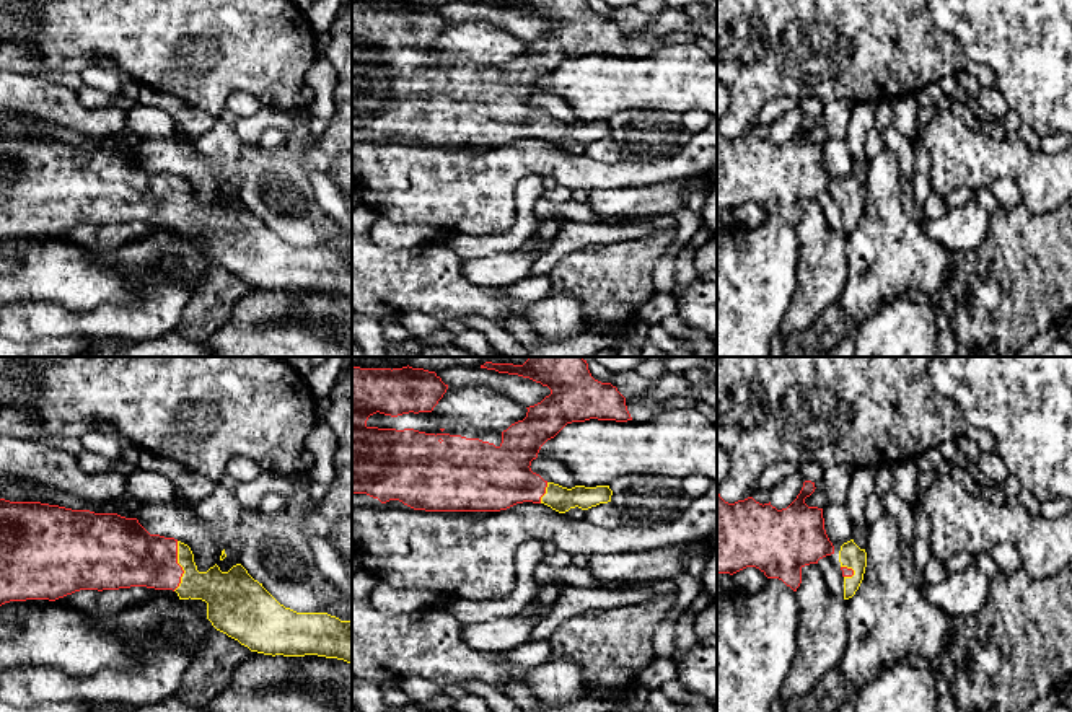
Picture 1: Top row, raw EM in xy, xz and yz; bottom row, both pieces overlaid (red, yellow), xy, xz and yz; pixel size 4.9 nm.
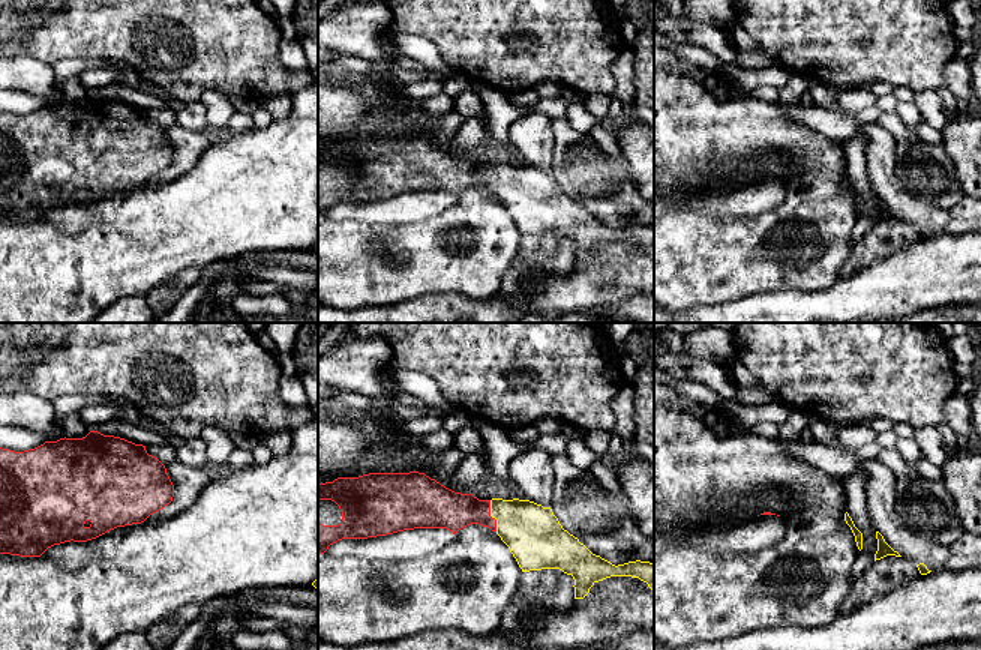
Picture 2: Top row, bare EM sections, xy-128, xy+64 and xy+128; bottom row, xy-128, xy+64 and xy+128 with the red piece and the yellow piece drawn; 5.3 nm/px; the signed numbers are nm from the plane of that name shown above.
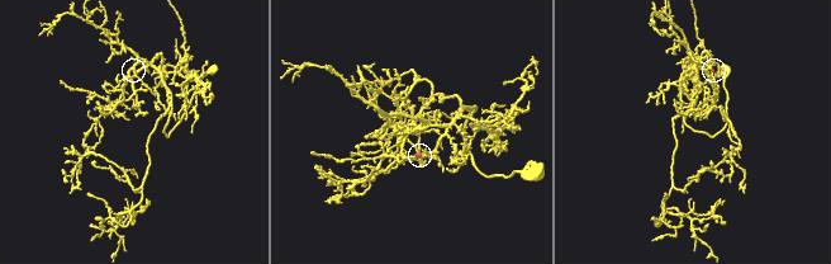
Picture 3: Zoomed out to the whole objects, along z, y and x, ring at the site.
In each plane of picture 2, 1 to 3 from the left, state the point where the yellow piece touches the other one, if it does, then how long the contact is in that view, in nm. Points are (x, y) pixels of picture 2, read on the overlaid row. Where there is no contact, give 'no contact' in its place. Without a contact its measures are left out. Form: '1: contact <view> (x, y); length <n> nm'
1: no contact
2: contact xy+64 (489, 515); length 170 nm
3: no contact

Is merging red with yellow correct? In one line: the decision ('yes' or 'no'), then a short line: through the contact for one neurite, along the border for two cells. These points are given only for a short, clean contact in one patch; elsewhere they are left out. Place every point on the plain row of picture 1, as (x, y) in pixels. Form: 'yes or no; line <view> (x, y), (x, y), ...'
yes; line xy (131, 191), (180, 201), (199, 220), (222, 227)

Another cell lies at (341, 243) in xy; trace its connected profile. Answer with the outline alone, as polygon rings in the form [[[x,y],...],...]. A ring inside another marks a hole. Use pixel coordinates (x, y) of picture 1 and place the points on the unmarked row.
[[[344,230],[339,235],[329,236],[321,248],[336,251],[340,256],[352,256],[352,230]]]

